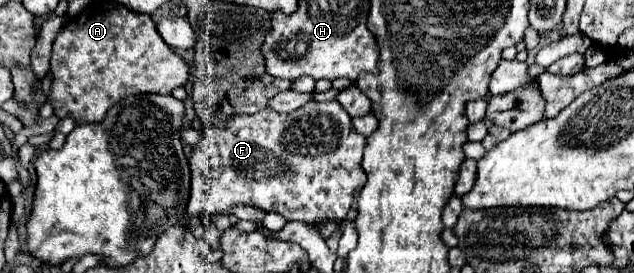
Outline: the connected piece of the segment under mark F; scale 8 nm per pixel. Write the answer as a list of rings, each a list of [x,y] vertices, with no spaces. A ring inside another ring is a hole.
[[[309,101],[293,113],[277,113],[267,107],[255,115],[233,115],[225,127],[205,125],[203,141],[193,147],[189,159],[191,197],[185,217],[223,213],[233,205],[255,205],[267,213],[279,213],[287,221],[303,221],[309,225],[319,225],[325,219],[343,221],[353,205],[355,191],[365,183],[365,175],[361,177],[363,147],[365,137],[355,133],[349,113],[337,101]]]

